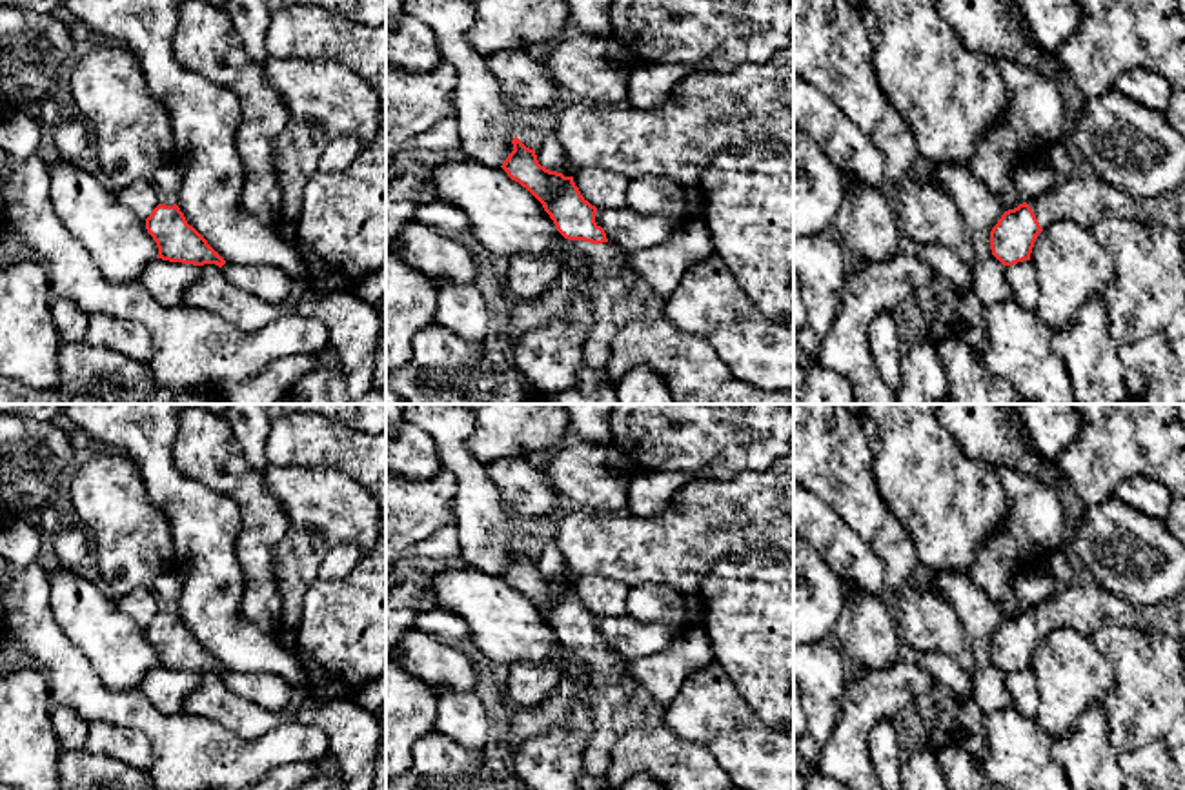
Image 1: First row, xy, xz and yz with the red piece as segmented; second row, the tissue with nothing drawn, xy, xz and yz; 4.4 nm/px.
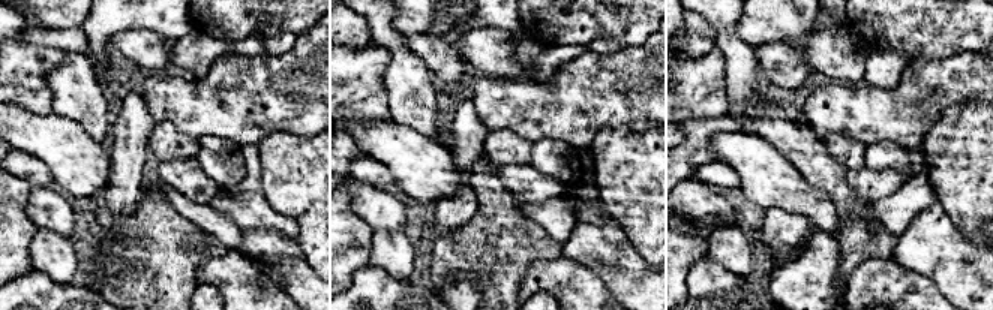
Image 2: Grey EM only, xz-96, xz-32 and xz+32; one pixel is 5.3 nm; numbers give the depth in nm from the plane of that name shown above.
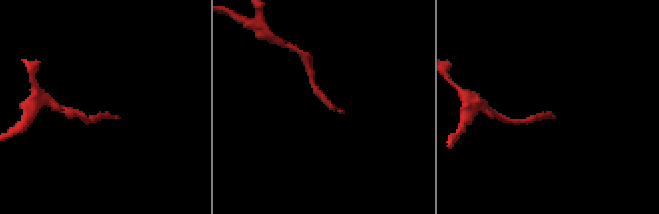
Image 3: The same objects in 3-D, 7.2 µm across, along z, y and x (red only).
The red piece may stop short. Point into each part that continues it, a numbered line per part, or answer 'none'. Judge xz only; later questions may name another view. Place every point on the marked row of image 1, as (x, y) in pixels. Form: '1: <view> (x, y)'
1: xz (617, 295)

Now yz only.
1: yz (1082, 199)

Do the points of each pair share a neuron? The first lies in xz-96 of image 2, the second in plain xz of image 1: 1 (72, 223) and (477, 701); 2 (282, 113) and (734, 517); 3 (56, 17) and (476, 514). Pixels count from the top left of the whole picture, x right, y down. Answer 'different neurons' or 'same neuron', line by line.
1: different neurons
2: same neuron
3: different neurons

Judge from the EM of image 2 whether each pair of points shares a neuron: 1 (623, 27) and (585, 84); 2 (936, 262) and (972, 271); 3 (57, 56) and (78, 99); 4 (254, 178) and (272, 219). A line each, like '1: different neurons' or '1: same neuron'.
1: different neurons
2: same neuron
3: different neurons
4: same neuron

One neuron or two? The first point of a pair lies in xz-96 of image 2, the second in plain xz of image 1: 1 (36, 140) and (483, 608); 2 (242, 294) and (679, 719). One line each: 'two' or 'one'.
1: one
2: two

